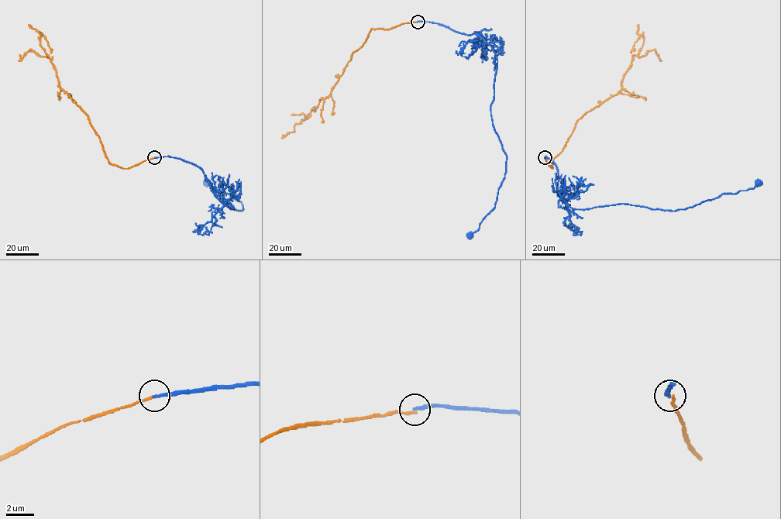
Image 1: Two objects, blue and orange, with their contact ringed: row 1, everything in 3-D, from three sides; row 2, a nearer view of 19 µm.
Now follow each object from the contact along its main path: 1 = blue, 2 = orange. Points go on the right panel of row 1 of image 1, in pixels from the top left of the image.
1: (545, 157), (556, 166), (558, 195), (576, 209), (624, 204), (676, 211), (722, 194), (752, 188), (758, 184)
2: (545, 157), (552, 168), (576, 121), (622, 88), (642, 35), (631, 53)

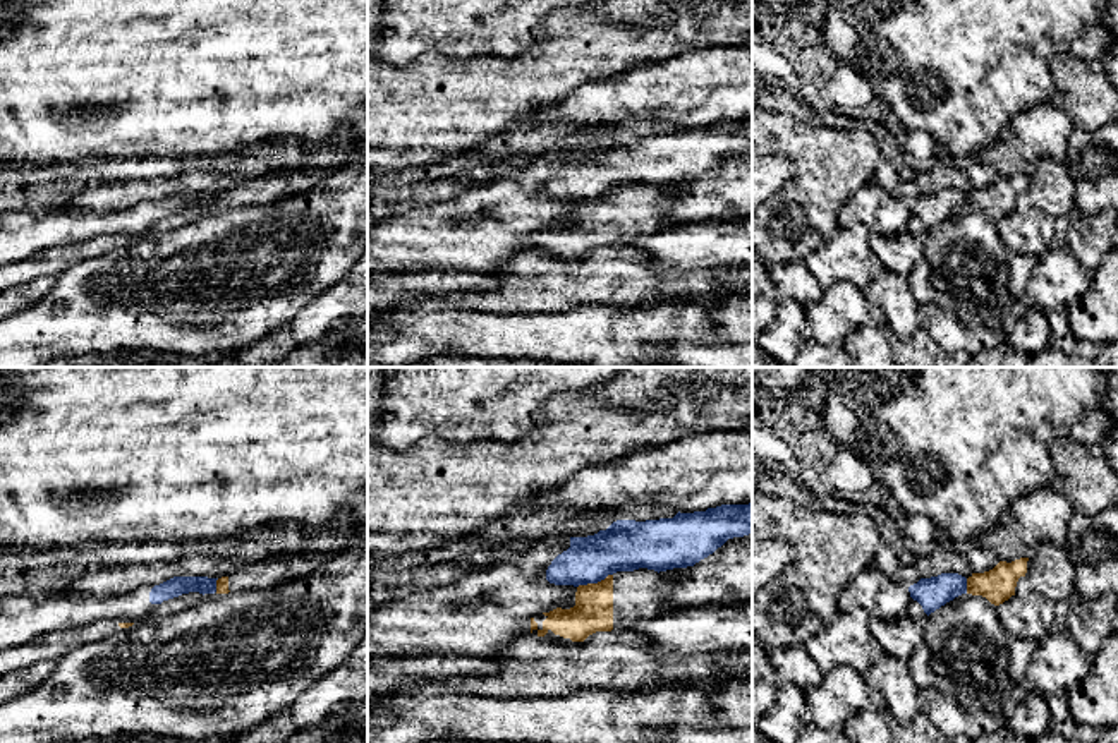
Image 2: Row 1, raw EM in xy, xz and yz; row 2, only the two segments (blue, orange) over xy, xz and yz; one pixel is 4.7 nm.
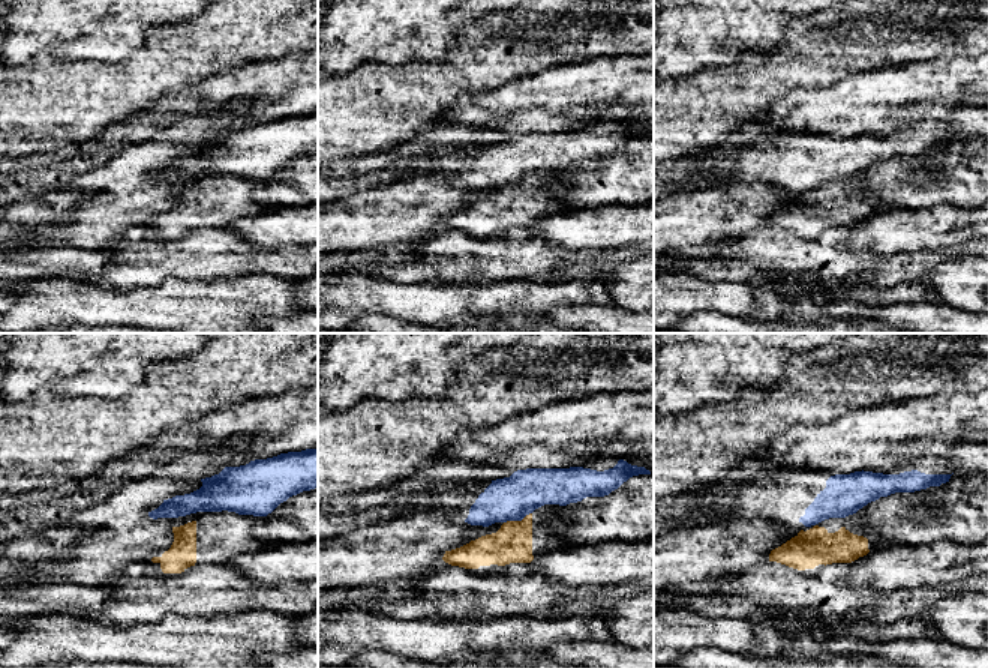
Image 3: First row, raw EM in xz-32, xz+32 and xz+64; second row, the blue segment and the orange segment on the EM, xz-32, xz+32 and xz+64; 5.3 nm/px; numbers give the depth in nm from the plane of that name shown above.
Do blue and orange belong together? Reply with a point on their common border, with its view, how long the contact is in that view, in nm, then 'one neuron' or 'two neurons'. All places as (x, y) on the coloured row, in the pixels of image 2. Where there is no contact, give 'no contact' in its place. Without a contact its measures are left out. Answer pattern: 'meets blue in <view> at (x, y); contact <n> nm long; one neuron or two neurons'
meets blue in xz at (595, 582); contact 180 nm long; two neurons

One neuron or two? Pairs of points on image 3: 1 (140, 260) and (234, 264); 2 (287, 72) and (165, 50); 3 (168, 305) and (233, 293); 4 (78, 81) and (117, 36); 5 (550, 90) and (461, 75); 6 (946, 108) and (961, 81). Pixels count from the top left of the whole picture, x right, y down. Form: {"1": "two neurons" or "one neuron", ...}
{"1": "one neuron", "2": "two neurons", "3": "one neuron", "4": "two neurons", "5": "two neurons", "6": "two neurons"}

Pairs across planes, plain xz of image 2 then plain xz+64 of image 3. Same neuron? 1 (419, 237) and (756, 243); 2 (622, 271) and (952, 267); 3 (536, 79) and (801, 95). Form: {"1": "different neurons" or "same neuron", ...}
{"1": "different neurons", "2": "different neurons", "3": "different neurons"}

